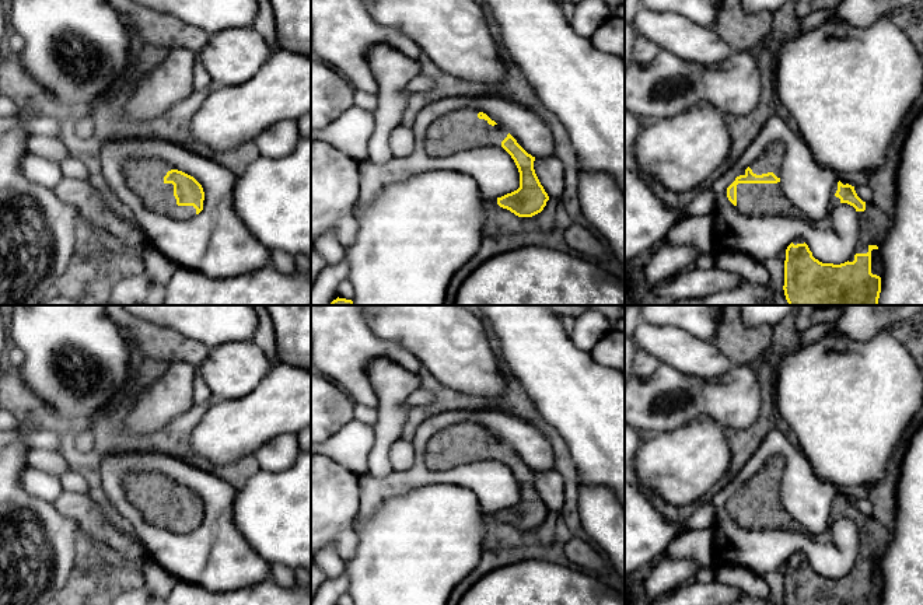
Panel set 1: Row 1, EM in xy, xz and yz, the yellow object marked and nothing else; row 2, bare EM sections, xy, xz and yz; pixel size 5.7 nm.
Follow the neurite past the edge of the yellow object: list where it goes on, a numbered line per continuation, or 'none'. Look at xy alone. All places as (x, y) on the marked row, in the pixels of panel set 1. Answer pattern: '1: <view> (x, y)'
1: xy (144, 177)

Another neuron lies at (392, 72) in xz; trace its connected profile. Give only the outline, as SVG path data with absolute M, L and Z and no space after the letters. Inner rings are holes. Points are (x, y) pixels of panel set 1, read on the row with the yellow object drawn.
M374 45L367 52L367 62L377 83L378 106L374 132L367 146L367 160L387 162L394 157L389 147L392 130L401 125L410 94L406 85L420 74L419 63L387 45Z

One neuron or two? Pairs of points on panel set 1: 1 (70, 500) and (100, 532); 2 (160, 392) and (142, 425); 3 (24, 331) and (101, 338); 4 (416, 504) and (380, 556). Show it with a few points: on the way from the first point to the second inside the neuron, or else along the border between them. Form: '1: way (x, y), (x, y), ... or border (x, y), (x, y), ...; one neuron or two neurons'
1: way (79, 509), (93, 524); one neuron
2: way (160, 401), (144, 416); one neuron
3: way (44, 331), (63, 331), (72, 338), (81, 338); one neuron
4: way (416, 517), (392, 544); one neuron

